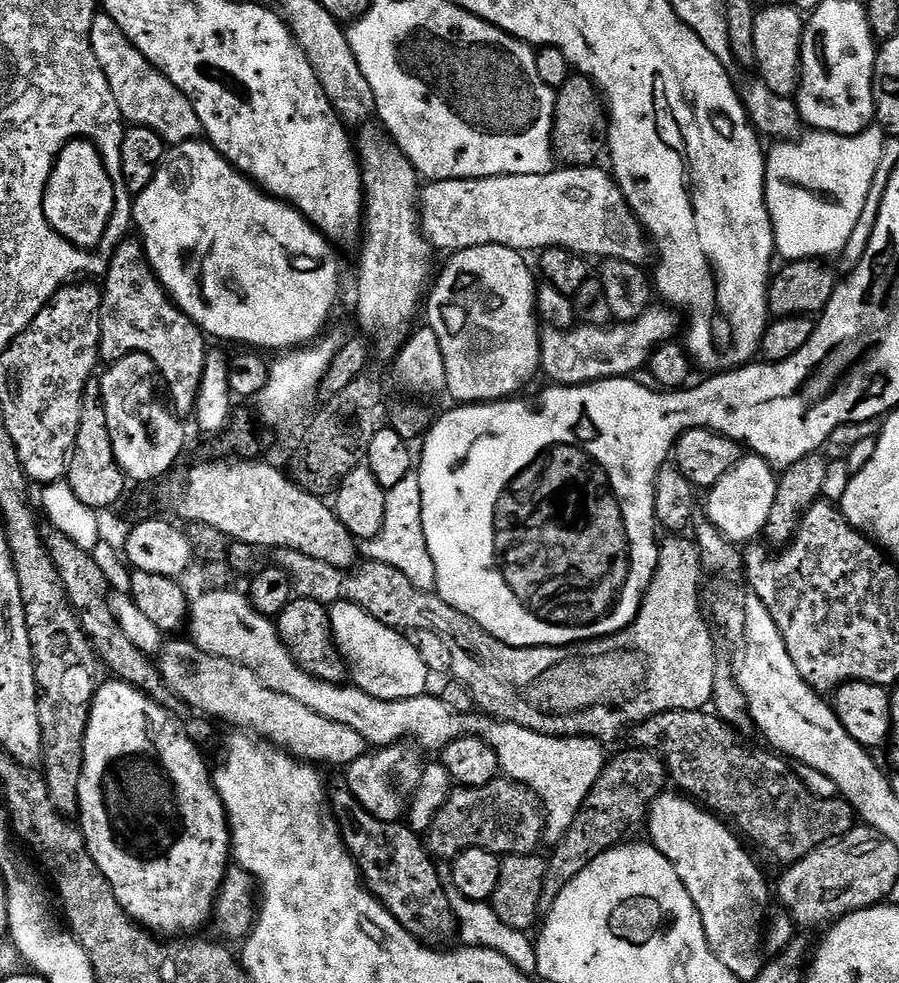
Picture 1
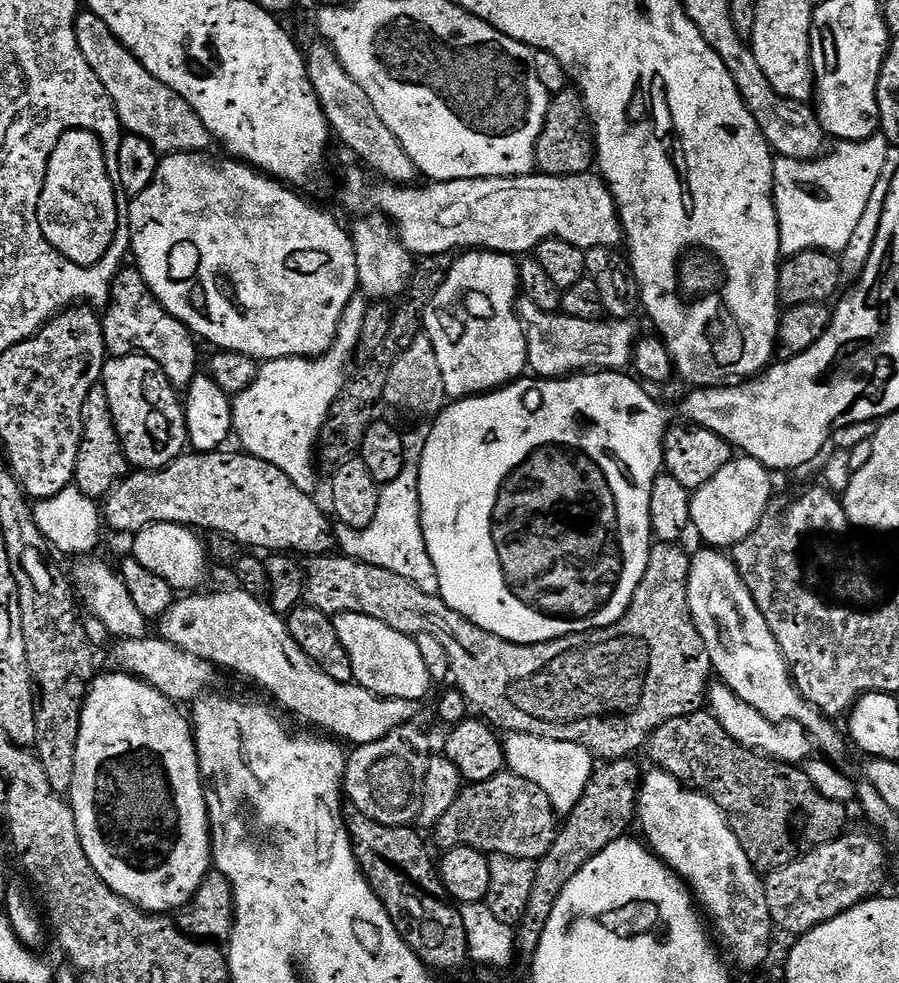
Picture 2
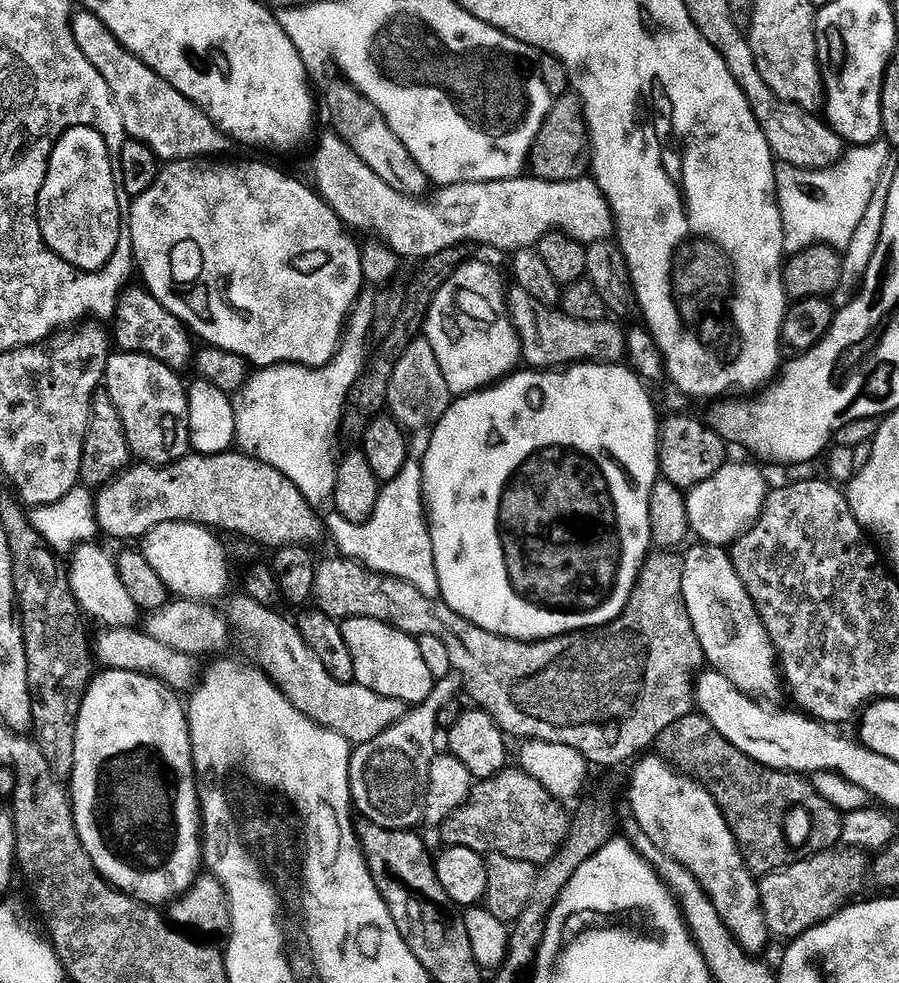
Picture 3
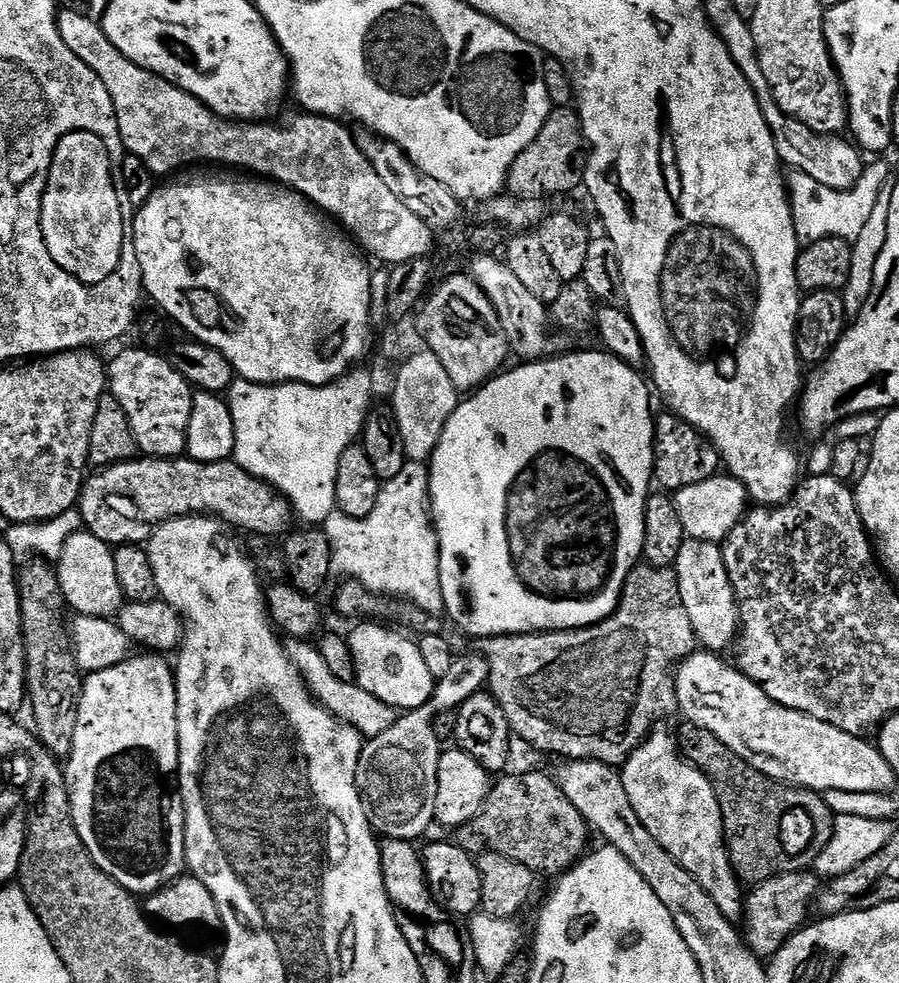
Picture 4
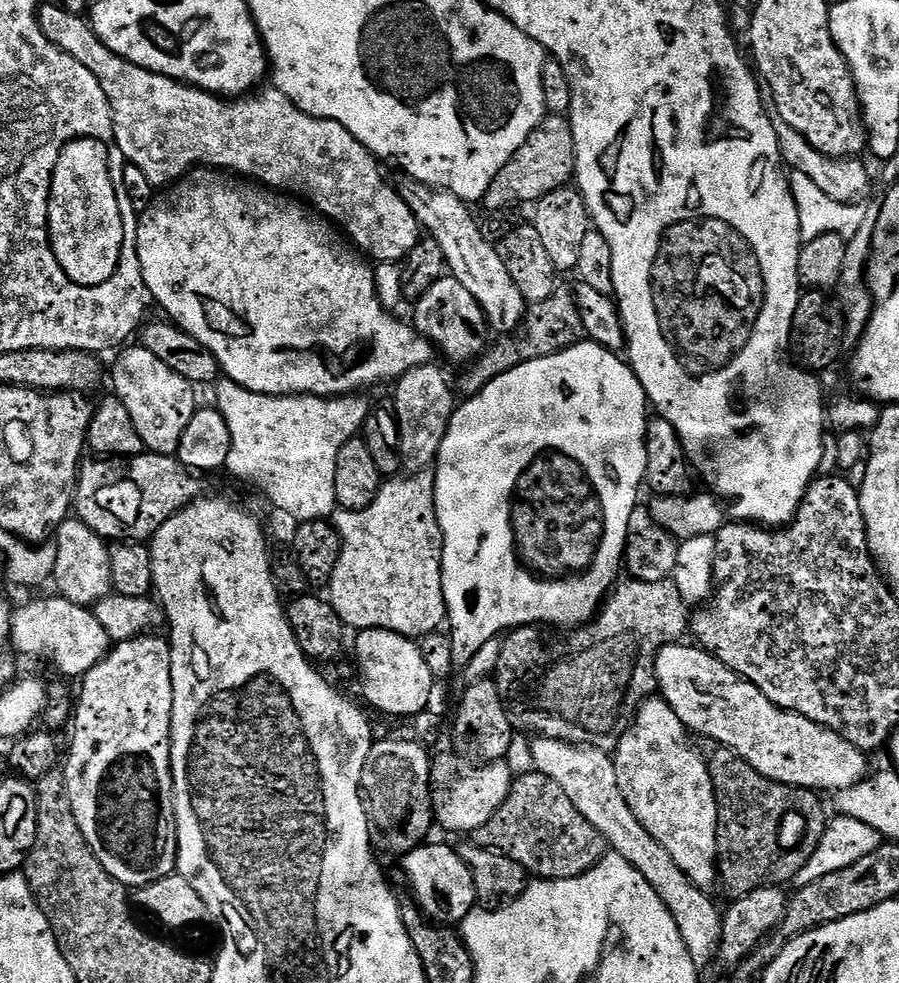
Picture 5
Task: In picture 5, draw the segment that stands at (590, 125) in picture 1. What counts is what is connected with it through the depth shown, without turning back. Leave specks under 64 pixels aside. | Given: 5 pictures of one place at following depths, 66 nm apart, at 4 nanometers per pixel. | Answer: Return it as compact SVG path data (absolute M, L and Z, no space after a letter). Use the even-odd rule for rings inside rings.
M545 115L540 125L533 130L530 138L518 146L518 150L498 170L494 182L486 190L482 201L492 212L500 212L503 208L512 208L521 200L528 206L535 205L550 190L569 187L573 183L576 174L576 147L574 146L574 134L572 133L572 121L568 116Z

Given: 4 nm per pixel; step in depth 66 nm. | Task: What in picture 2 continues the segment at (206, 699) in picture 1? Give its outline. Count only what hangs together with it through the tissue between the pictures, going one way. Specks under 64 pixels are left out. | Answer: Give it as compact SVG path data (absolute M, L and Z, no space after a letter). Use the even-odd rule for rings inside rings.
M149 634L143 640L121 639L117 644L119 645L116 648L116 660L119 671L127 672L129 676L140 677L173 702L192 702L203 697L211 689L208 687L211 686L212 679L218 675L214 665L198 658L198 654L190 654L187 650L174 646L174 642L156 634Z

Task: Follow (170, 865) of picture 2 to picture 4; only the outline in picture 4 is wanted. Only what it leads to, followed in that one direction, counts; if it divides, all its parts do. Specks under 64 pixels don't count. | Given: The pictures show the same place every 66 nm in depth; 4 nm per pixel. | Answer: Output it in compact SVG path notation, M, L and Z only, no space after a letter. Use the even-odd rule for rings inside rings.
M160 654L136 655L85 679L78 726L74 726L74 746L66 758L66 775L74 826L90 858L114 882L144 898L180 879L185 871L184 799L178 783L180 743L173 665Z

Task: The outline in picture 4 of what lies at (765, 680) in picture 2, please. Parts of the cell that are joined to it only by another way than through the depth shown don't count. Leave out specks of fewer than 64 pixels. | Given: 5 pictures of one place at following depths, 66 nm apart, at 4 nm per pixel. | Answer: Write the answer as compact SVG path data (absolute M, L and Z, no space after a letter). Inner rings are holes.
M685 539L684 545L678 550L674 571L678 578L678 590L682 594L682 606L686 606L686 614L690 614L690 626L694 626L697 641L713 654L723 653L723 648L731 649L741 631L740 610L727 576L721 545L714 540Z

